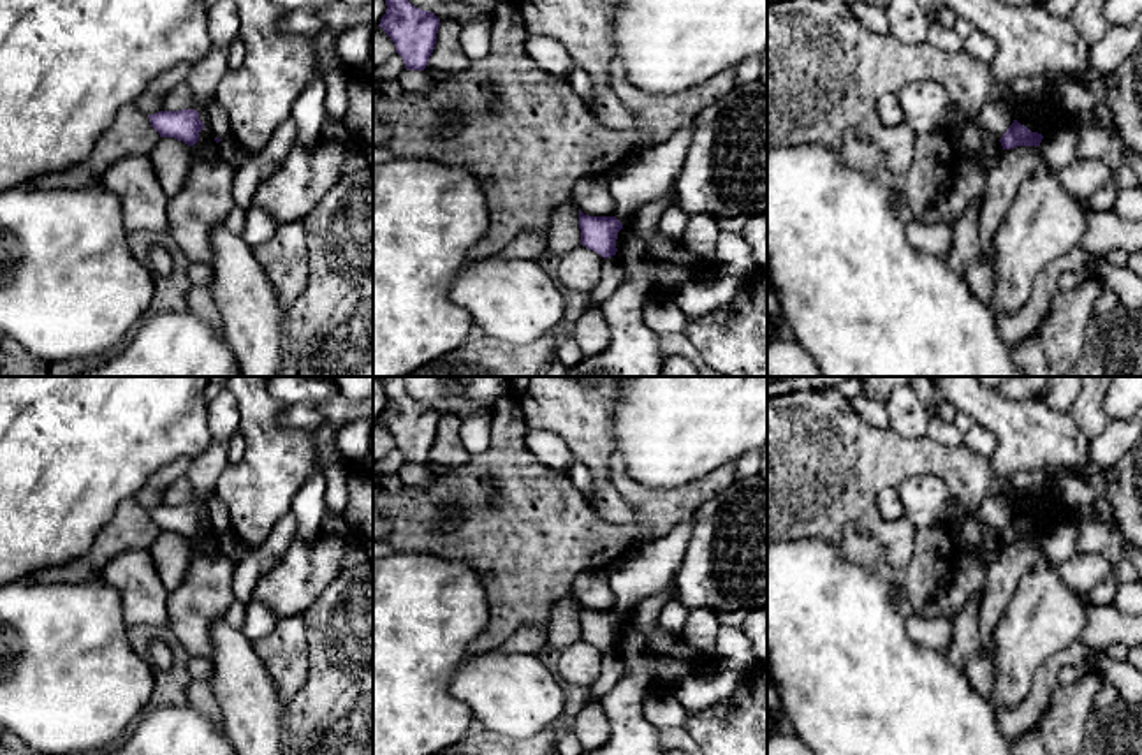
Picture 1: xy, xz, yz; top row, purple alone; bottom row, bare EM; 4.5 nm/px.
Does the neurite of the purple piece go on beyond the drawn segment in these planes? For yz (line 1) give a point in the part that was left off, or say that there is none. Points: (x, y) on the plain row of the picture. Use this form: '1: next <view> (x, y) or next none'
1: next none

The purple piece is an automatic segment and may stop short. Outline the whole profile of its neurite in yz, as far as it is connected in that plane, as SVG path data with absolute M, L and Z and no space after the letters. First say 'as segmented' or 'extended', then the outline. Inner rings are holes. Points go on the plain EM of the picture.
as segmented | M1017 514L1010 519L1010 523L999 533L1003 544L1017 542L1017 540L1040 540L1043 530L1038 526L1031 526L1028 521L1021 519Z

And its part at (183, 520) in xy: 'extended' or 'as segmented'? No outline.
as segmented

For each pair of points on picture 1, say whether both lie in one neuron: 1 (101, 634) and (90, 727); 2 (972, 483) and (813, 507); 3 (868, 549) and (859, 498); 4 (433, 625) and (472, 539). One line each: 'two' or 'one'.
1: one
2: one
3: two
4: two

